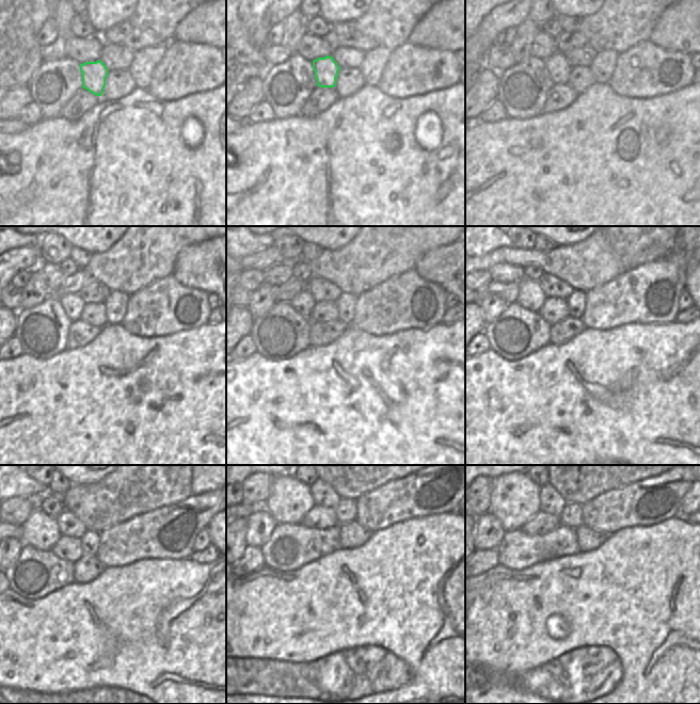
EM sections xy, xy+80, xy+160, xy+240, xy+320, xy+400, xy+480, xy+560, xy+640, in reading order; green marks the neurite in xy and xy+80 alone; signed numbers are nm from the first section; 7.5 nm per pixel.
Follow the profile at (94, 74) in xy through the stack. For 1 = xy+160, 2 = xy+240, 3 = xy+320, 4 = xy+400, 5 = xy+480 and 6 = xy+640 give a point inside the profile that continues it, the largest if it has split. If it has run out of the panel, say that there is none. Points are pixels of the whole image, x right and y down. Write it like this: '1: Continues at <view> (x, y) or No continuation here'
1: Continues at xy+160 (558, 68)
2: Continues at xy+240 (72, 304)
3: Continues at xy+320 (303, 302)
4: Continues at xy+400 (530, 296)
5: Continues at xy+480 (41, 530)
6: Continues at xy+640 (514, 498)

